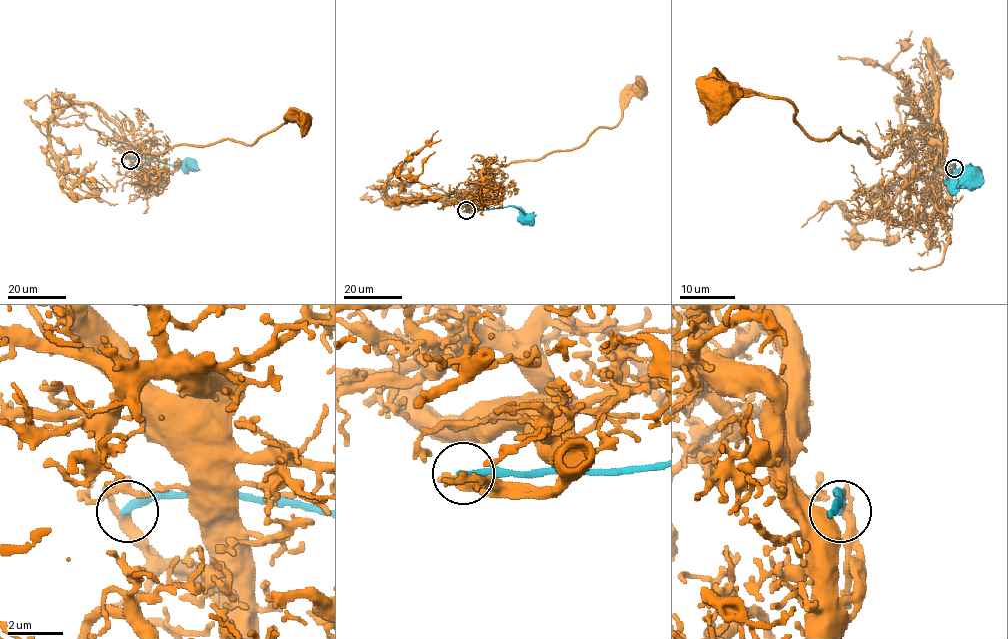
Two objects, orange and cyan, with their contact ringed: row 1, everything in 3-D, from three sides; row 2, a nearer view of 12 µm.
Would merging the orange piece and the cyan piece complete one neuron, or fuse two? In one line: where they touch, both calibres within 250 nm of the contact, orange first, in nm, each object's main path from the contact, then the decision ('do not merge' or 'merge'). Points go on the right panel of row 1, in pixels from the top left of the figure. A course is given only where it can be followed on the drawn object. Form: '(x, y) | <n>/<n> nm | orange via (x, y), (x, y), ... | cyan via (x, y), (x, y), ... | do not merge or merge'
(954, 168) | 320/280 nm | orange via (954, 168), (954, 186), (941, 147), (913, 136), (874, 155), (840, 129), (812, 138), (784, 98), (720, 85) | cyan via (954, 168), (954, 165), (945, 177), (947, 182), (966, 180), (969, 176) | do not merge

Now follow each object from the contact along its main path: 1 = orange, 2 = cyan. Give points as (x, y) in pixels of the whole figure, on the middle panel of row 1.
1: (466, 210), (477, 210), (474, 196), (483, 175), (581, 146), (599, 127), (613, 127), (640, 88)
2: (466, 210), (517, 207), (527, 218)

